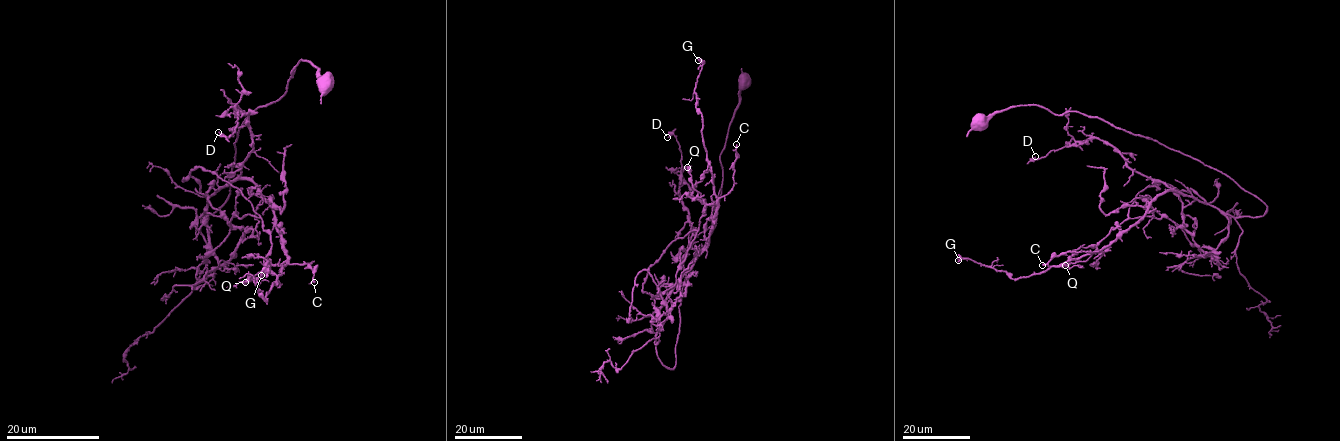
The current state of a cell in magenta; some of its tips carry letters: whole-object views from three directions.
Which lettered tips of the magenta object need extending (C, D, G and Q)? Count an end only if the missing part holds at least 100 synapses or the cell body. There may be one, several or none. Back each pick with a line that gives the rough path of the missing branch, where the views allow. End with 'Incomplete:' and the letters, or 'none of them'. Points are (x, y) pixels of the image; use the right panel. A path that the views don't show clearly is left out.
Incomplete: none of them

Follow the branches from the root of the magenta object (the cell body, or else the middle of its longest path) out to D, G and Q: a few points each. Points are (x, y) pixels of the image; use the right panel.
D: (979, 122), (1029, 104), (1098, 117), (1222, 172), (1267, 209), (1222, 214), (1133, 171), (1096, 138), (1035, 156)
G: (979, 122), (1029, 104), (1098, 117), (1267, 209), (1232, 217), (1165, 191), (1108, 245), (1028, 277), (958, 260)
Q: (979, 122), (1029, 104), (1098, 117), (1222, 172), (1267, 208), (1232, 217), (1159, 182), (1085, 261), (1065, 265)

